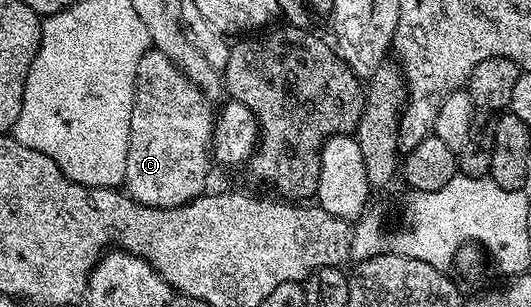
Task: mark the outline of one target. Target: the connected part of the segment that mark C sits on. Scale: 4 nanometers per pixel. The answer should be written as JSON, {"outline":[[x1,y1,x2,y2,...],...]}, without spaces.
{"outline":[[156,50,143,54,135,78,123,185,135,203,152,208,178,208,206,191,211,139,215,134,215,112,208,103,205,93,182,74,167,54]]}

